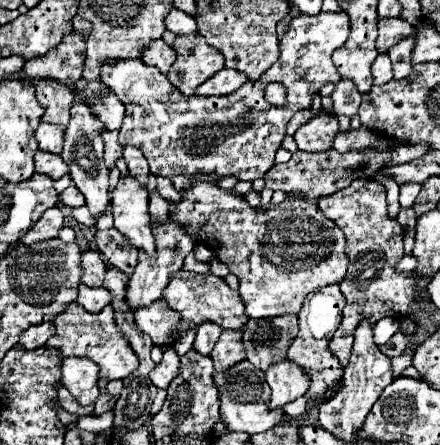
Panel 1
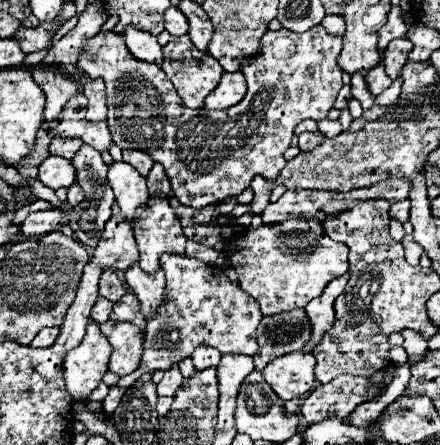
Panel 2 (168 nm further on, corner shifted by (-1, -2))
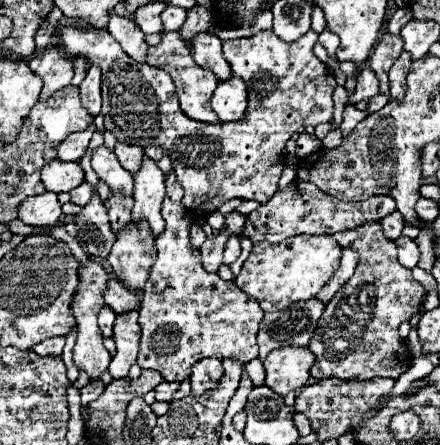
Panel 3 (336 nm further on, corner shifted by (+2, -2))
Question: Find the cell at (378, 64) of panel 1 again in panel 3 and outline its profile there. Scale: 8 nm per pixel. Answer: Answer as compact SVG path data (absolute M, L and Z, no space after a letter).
M364 68L358 76L358 84L356 84L356 90L354 94L348 98L348 104L358 104L366 98L372 98L378 94L378 82L376 82L376 76L372 74L372 70Z

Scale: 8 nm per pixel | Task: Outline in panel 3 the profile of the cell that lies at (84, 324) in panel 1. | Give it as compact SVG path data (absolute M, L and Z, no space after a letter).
M138 312L120 314L114 324L114 342L116 342L116 356L110 362L112 378L126 378L130 366L136 362L138 344L140 344L140 326L138 326Z

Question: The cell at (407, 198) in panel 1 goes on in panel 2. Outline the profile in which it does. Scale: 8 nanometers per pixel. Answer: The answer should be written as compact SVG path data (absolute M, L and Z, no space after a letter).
M401 200L401 202L393 202L391 204L391 210L389 210L389 214L391 214L391 218L395 218L395 220L399 220L399 222L407 222L409 220L409 200Z

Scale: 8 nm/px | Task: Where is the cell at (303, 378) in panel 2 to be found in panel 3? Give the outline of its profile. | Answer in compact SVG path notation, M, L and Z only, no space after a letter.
M278 348L264 358L266 386L274 392L286 396L288 392L300 390L310 378L310 368L314 366L314 354L310 348Z

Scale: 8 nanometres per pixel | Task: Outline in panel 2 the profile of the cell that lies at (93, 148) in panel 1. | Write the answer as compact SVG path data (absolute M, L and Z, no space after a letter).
M79 148L79 152L73 156L71 164L77 170L77 184L83 188L85 200L79 202L79 206L71 208L71 212L69 212L69 226L71 226L71 230L75 232L75 236L77 236L77 240L81 244L85 244L89 248L95 248L99 238L101 238L105 222L111 218L111 206L115 202L113 190L107 184L107 164L103 162L101 154L95 148Z

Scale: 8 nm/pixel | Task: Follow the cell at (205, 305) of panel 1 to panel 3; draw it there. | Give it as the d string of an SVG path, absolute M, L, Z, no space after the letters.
M174 172L166 174L166 196L162 202L162 216L166 220L166 228L156 236L156 262L150 266L150 276L142 288L142 308L140 308L140 328L142 342L138 364L140 368L158 370L168 382L182 382L190 378L192 366L202 358L236 358L242 364L254 360L258 356L258 324L264 316L264 310L256 300L252 300L246 292L236 288L232 282L224 282L218 274L210 274L202 268L200 250L190 244L190 224L194 214L182 206L182 186L176 182Z

